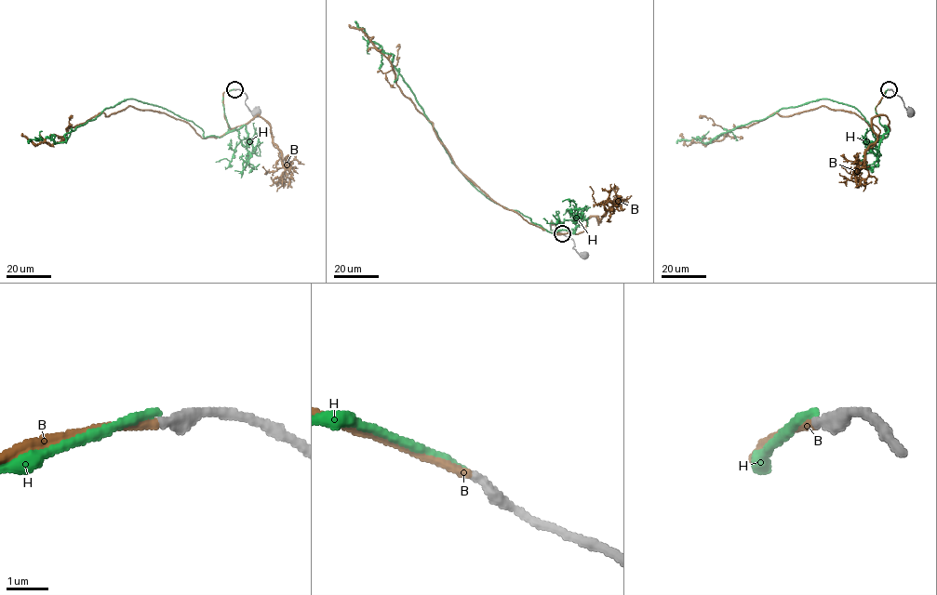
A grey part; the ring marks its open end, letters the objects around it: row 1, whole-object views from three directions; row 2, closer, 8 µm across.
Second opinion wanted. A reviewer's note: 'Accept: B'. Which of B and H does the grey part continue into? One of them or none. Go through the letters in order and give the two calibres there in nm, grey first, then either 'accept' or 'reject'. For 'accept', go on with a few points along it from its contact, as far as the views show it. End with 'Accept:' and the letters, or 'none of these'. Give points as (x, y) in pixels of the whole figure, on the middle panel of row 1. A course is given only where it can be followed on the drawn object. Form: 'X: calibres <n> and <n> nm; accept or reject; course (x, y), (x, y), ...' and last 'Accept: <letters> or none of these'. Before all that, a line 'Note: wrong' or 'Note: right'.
Note: right
B: calibres 320 and 190 nm; accept; course (562, 233), (551, 220), (559, 234), (529, 223), (468, 178), (403, 94), (391, 62), (349, 24)
H: calibres 320 and 180 nm; reject
Accept: B

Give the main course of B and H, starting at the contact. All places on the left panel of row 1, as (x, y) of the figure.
B: (234, 89), (223, 93), (232, 129), (219, 137), (129, 106), (69, 127), (59, 142), (36, 145), (21, 135)
H: (234, 88), (223, 93), (229, 126), (220, 137), (204, 138), (192, 121), (127, 99), (64, 142), (27, 142)

